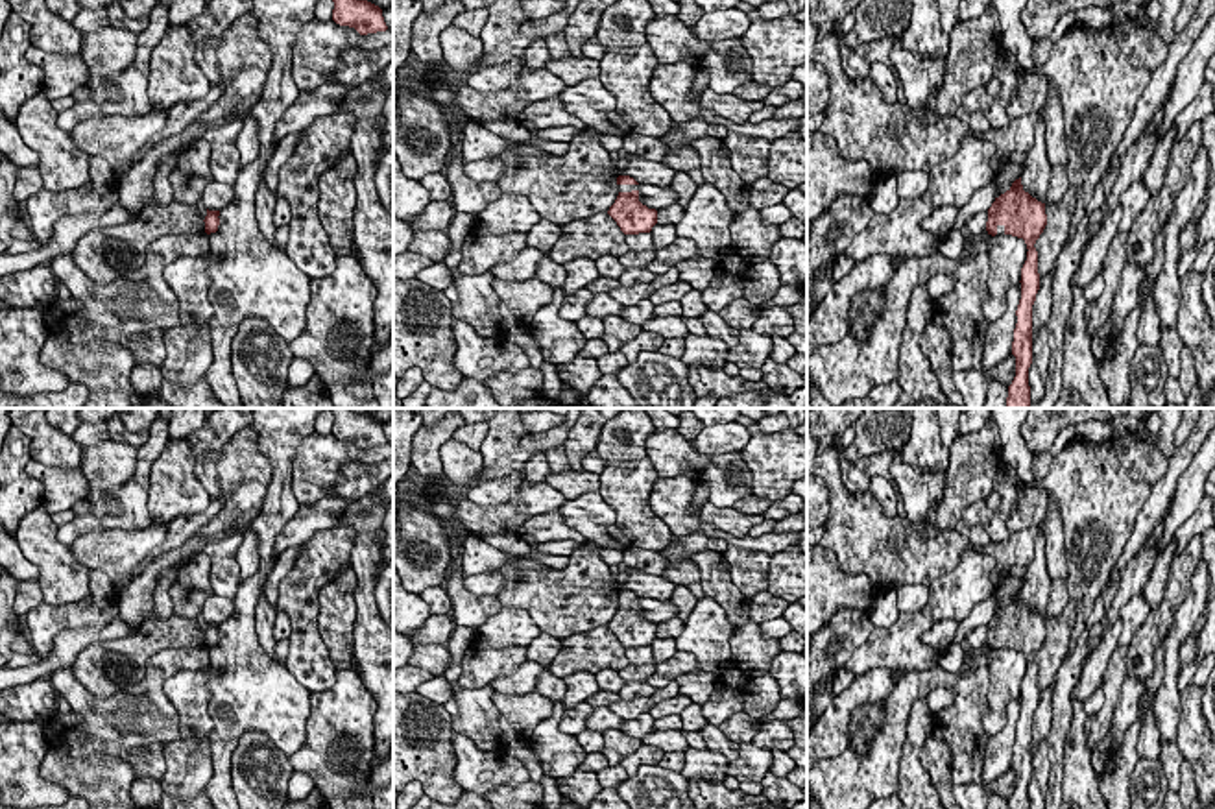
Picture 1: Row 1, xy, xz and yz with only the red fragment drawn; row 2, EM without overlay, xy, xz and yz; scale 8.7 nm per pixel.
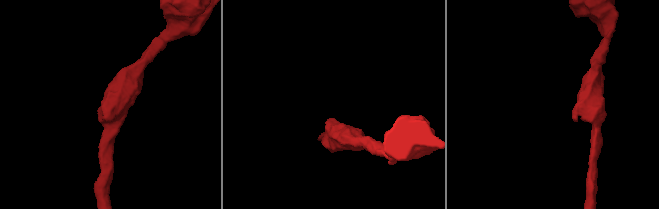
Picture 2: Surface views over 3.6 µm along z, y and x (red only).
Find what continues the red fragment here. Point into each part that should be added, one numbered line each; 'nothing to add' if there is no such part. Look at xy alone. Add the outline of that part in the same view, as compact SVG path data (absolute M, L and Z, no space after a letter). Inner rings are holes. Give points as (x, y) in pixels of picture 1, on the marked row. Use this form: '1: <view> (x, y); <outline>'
nothing to add

